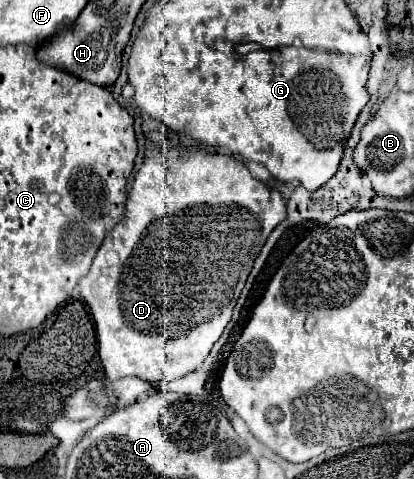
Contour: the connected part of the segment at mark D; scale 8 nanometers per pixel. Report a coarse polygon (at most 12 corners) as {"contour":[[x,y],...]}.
{"contour":[[146,158],[80,286],[106,378],[206,360],[276,188]]}

